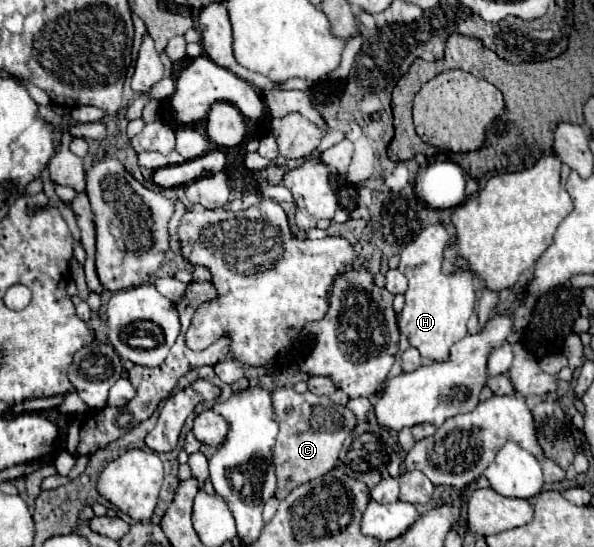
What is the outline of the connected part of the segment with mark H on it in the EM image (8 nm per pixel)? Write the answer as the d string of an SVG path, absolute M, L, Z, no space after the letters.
M442 224L428 226L418 234L414 242L410 242L400 252L400 266L398 266L398 270L404 272L404 276L408 278L408 290L404 294L406 306L398 316L400 332L408 336L410 346L418 348L424 358L436 362L446 360L450 346L466 336L466 324L476 304L476 292L474 292L476 276L462 258L456 260L456 266L460 270L450 274L442 272L444 250L452 244L454 238L444 230Z

